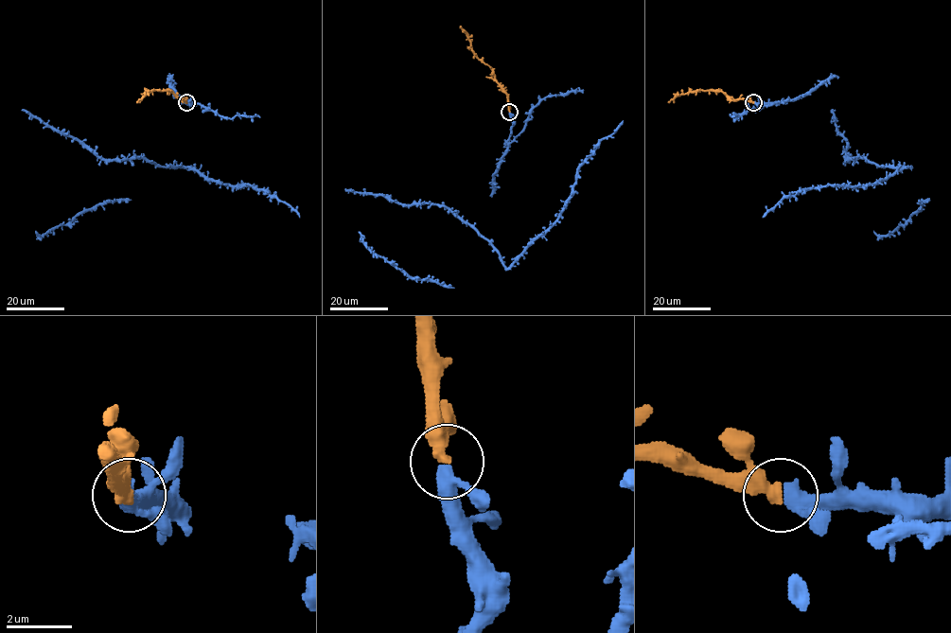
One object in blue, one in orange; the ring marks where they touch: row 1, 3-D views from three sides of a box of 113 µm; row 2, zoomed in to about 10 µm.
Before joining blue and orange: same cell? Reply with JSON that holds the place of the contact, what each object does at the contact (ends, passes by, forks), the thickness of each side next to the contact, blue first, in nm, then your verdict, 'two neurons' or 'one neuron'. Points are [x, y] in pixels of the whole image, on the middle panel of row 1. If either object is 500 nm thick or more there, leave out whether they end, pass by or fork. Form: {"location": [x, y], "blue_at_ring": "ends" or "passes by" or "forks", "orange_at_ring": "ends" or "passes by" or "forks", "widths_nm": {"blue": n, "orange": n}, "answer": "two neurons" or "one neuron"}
{"location": [509, 112], "blue_at_ring": "passes by", "orange_at_ring": "ends", "widths_nm": {"blue": 360, "orange": 460}, "answer": "one neuron"}

